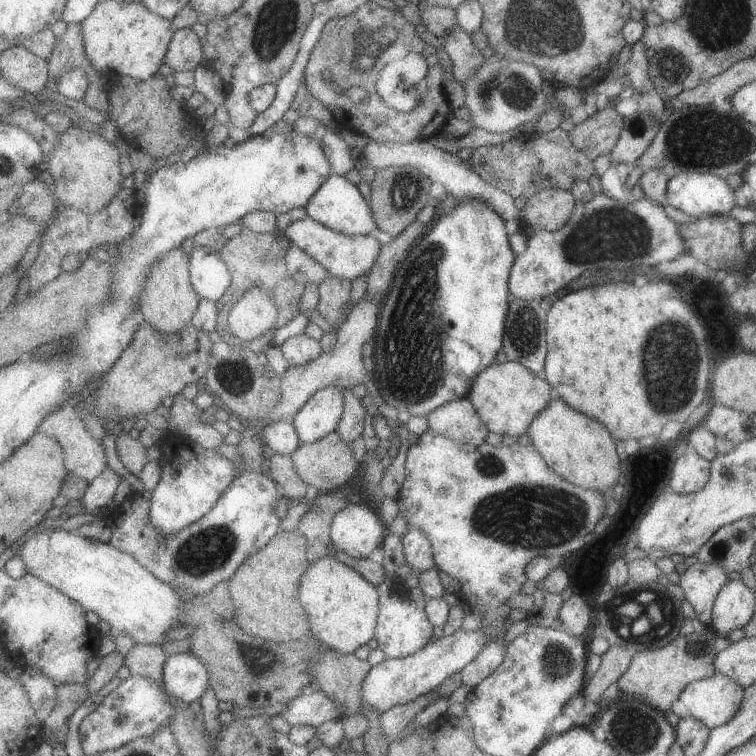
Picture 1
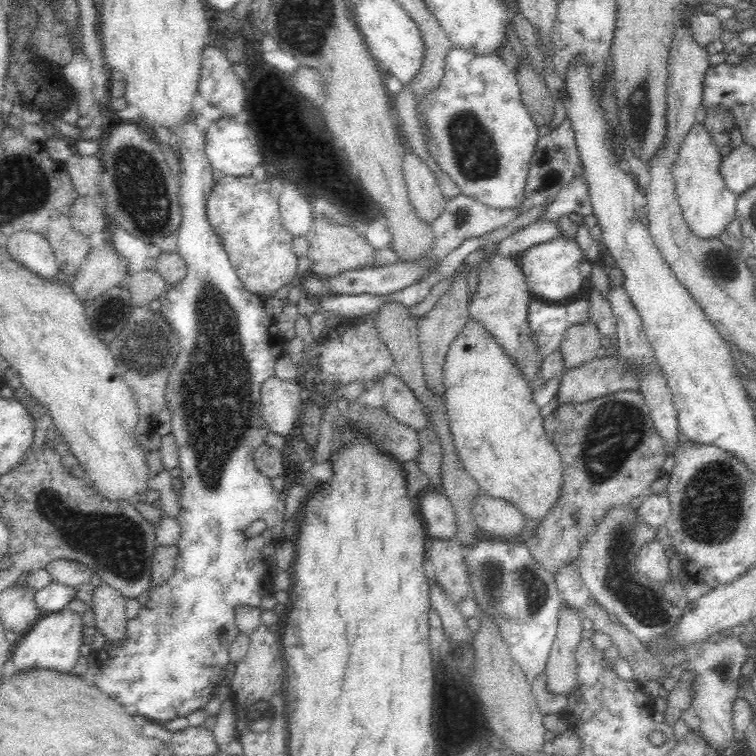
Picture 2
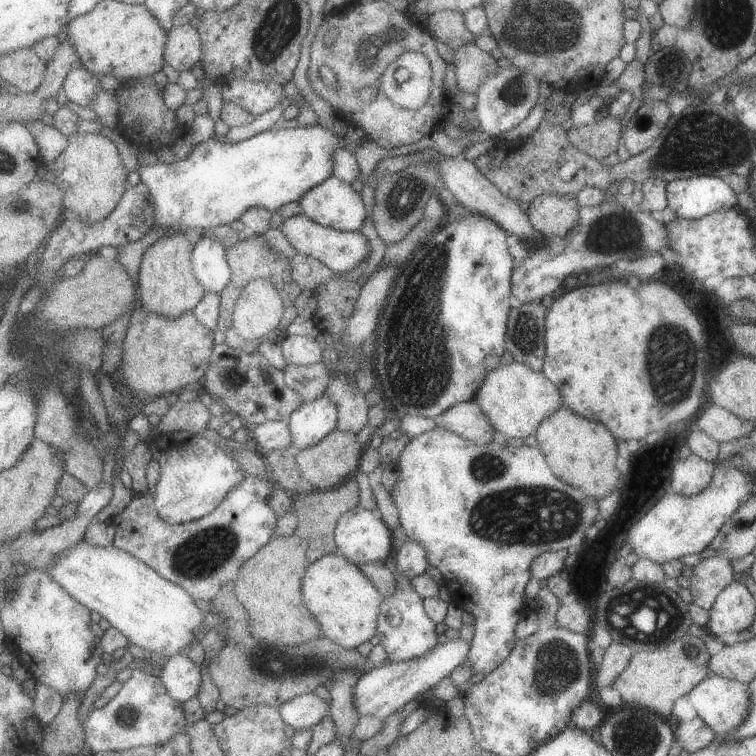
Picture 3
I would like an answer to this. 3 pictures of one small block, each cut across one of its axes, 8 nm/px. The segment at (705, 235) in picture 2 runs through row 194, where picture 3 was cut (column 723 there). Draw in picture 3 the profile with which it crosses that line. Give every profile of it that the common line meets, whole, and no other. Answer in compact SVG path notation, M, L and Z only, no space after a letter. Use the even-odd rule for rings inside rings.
M710 675L702 682L699 682L687 692L687 698L691 700L693 708L697 716L701 716L701 721L713 730L714 735L718 738L723 734L729 734L735 726L739 726L739 722L743 722L747 718L747 710L749 710L749 690L747 685L741 682L727 680L723 676Z

